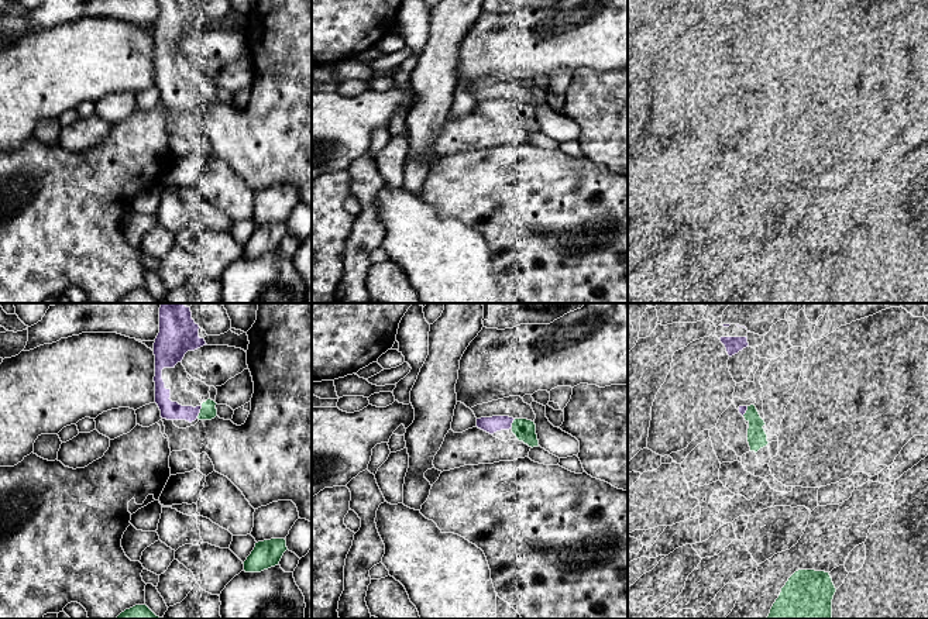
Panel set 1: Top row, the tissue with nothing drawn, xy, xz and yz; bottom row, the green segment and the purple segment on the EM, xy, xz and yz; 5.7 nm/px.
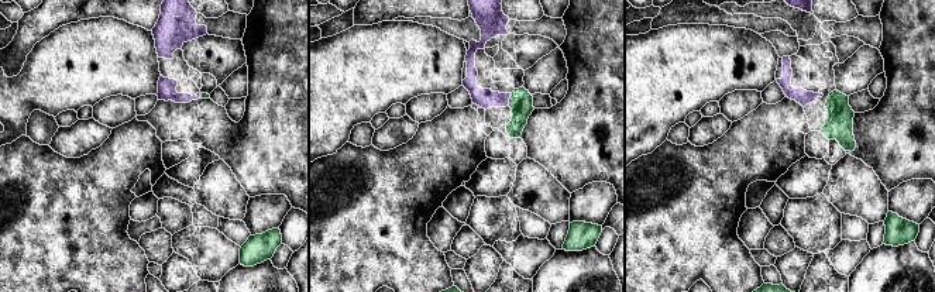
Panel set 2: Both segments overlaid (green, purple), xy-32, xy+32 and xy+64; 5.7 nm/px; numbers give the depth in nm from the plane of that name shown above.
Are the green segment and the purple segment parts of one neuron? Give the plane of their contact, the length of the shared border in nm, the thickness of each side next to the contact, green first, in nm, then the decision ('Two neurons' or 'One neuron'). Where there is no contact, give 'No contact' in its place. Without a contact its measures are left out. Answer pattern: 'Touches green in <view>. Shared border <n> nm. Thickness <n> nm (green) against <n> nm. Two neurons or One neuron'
Touches green in xy. Shared border 90 nm. Thickness 90 nm (green) against 110 nm. One neuron

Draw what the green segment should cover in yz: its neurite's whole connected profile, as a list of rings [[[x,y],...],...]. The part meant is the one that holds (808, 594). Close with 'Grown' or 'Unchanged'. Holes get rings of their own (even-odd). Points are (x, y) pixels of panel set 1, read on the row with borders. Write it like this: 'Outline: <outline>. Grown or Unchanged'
Outline: [[[798,570],[781,588],[767,619],[832,619],[835,592],[829,572]]]. Unchanged

